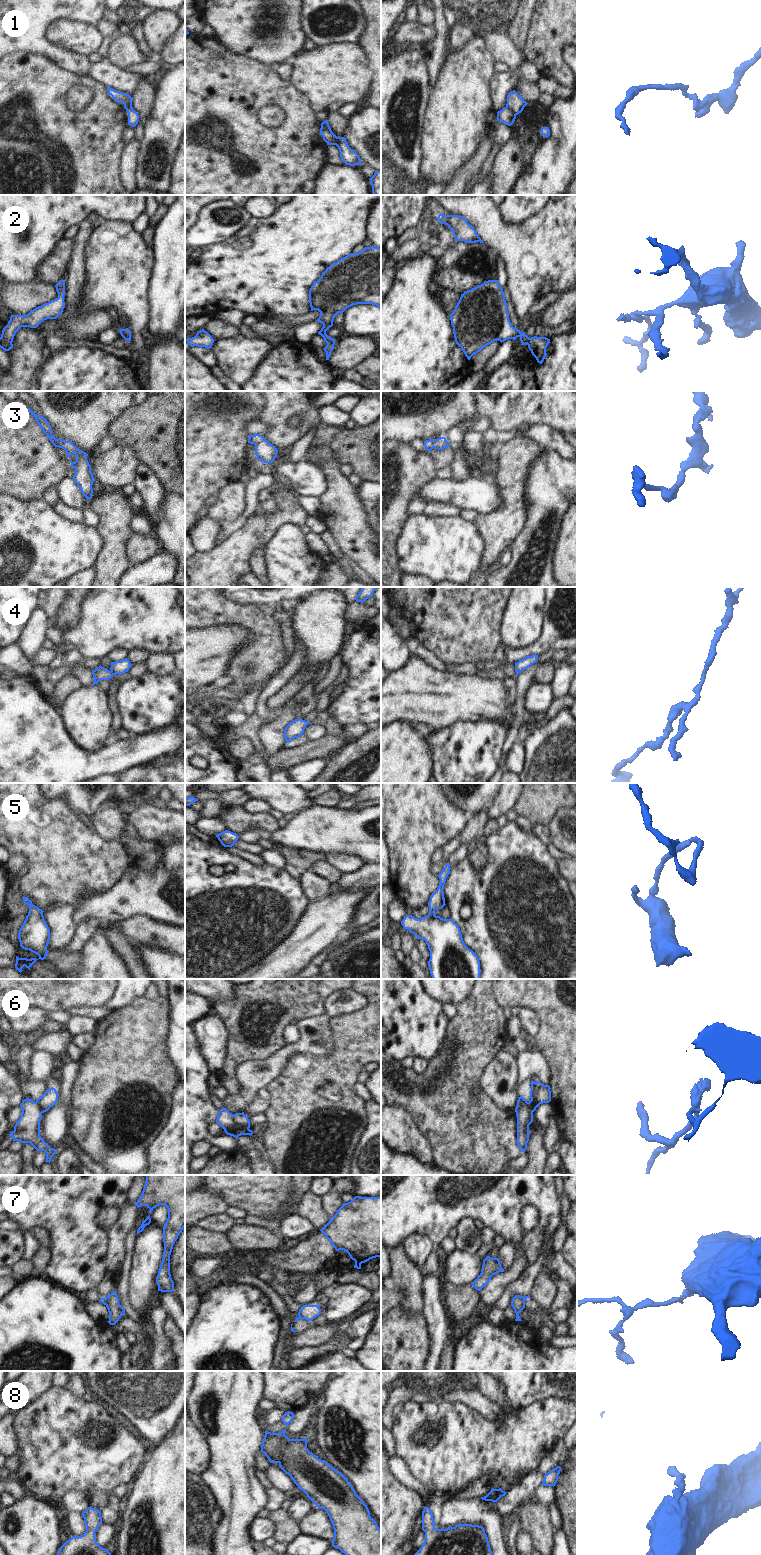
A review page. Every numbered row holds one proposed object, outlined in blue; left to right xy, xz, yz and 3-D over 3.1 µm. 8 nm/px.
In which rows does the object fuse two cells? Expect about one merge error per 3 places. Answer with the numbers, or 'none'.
1, 4, 6, 7

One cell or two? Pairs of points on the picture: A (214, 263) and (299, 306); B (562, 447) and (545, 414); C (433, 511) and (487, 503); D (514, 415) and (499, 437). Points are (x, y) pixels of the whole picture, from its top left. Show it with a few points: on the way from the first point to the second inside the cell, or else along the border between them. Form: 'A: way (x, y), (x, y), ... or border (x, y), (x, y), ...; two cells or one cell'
A: way (235, 272), (265, 272), (278, 285); one cell
B: border (530, 424), (546, 424), (560, 433); two cells
C: border (433, 502), (445, 502), (454, 505), (460, 510); two cells
D: border (526, 425), (511, 430), (492, 428); two cells

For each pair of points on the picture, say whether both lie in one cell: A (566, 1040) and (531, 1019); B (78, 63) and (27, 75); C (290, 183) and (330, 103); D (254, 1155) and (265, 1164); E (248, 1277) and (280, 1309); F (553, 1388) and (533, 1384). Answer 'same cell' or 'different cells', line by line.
A: different cells
B: different cells
C: different cells
D: same cell
E: same cell
F: same cell

